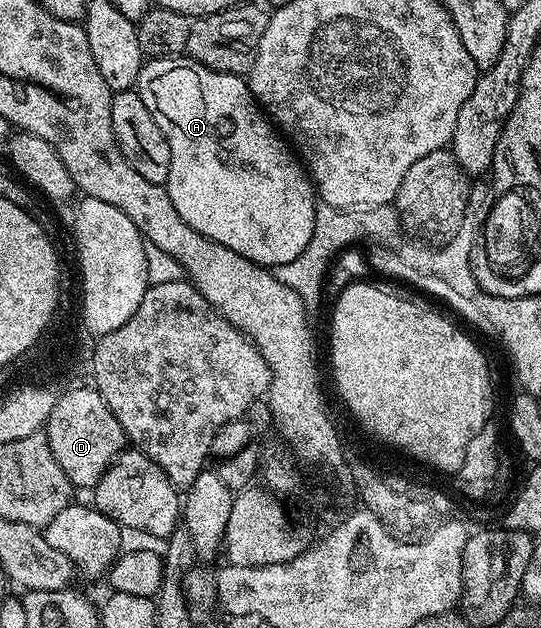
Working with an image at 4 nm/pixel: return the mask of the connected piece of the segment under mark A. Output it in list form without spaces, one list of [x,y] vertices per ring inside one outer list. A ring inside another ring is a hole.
[[[188,55],[152,57],[142,66],[136,92],[140,95],[140,99],[144,99],[144,107],[148,107],[148,111],[152,111],[152,119],[156,119],[156,127],[160,127],[160,131],[164,131],[164,135],[168,139],[170,166],[165,183],[166,190],[172,199],[172,207],[176,207],[180,219],[184,219],[184,223],[188,223],[188,227],[192,227],[192,231],[200,231],[200,235],[236,251],[236,255],[244,255],[244,259],[254,261],[263,267],[277,267],[292,263],[292,259],[296,259],[300,255],[300,251],[304,251],[304,247],[308,247],[308,239],[312,239],[312,231],[316,227],[314,182],[304,168],[303,162],[296,156],[295,150],[283,140],[269,116],[255,101],[245,76],[205,69],[203,65],[196,64]]]

